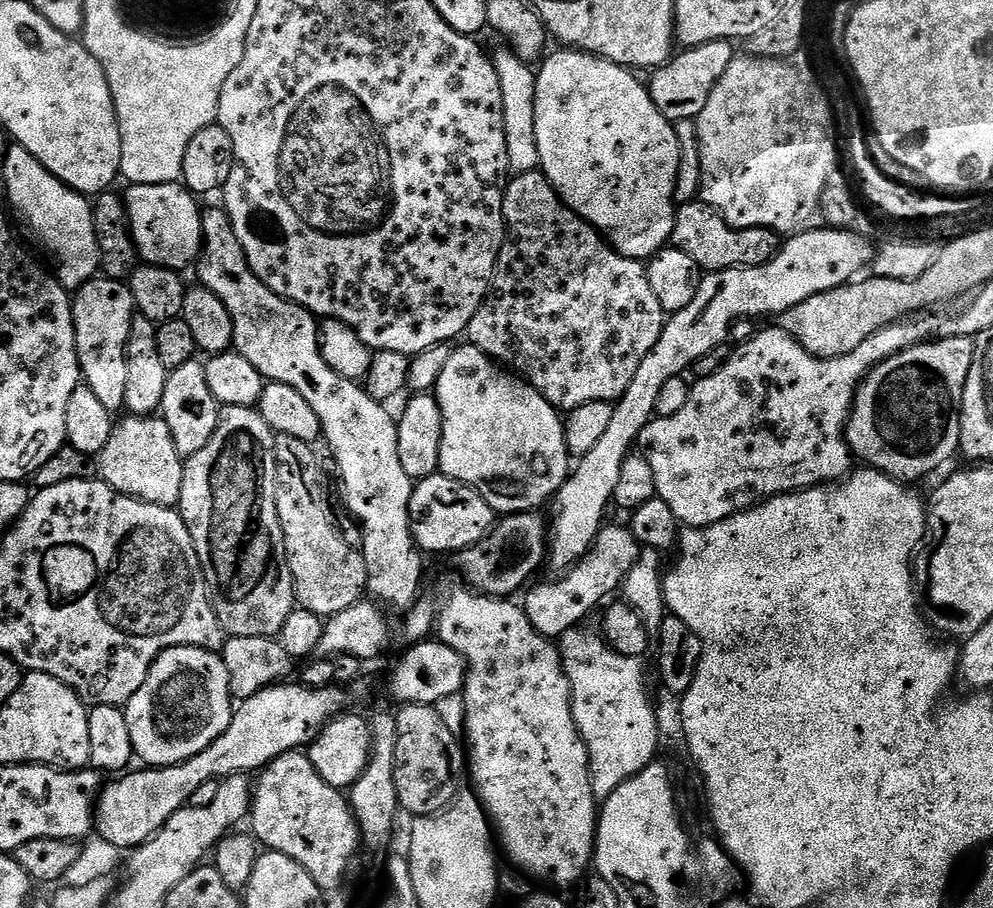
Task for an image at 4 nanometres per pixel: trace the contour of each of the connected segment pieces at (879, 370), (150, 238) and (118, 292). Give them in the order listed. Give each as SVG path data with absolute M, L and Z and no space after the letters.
M945 336L912 347L886 358L865 376L856 391L856 401L848 416L844 439L857 461L867 467L885 472L901 482L920 480L936 472L948 459L960 451L960 411L966 390L966 378L970 374L970 362L974 362L976 342L970 336Z
M177 182L174 184L134 184L131 185L127 189L128 193L123 193L122 199L124 201L124 208L128 212L128 231L132 234L132 242L136 246L136 254L137 257L143 263L153 264L154 266L162 266L163 268L175 268L177 270L185 270L184 268L188 268L197 263L200 258L200 250L202 247L202 237L204 231L202 230L202 222L200 221L200 217L202 215L202 208L199 208L197 197L193 196L191 192L188 191L187 188L184 187L183 183Z
M97 278L75 289L72 317L80 375L83 383L102 401L102 406L114 414L119 413L126 402L126 350L135 315L136 303L125 281Z

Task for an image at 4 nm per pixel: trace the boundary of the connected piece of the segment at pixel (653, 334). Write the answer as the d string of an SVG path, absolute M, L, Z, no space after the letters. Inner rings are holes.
M539 171L527 172L521 176L513 175L507 181L504 189L504 222L506 225L504 245L496 263L496 272L492 276L490 291L484 297L484 304L468 323L466 340L467 343L473 344L478 350L486 353L497 364L527 380L534 386L534 390L538 390L538 394L542 394L542 398L546 398L546 402L550 402L557 410L570 413L578 406L586 406L586 402L615 402L622 394L626 394L630 382L634 382L634 374L638 374L638 366L642 366L642 358L646 358L646 354L650 354L654 350L658 338L662 338L666 313L662 310L658 298L654 295L654 290L650 287L647 267L641 261L631 260L616 251L597 232L596 227L586 223L563 200L551 198L552 200L543 204L543 200L548 196L548 187L548 180Z

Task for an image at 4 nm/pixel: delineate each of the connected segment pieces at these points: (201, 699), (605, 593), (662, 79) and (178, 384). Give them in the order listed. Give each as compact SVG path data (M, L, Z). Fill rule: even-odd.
M167 648L150 666L146 682L130 698L124 708L126 726L130 726L130 742L137 761L149 768L165 768L186 762L194 754L202 754L214 738L218 738L230 726L234 711L234 697L230 690L230 678L226 674L226 662L220 652L208 652L205 648Z
M605 525L601 528L590 551L579 561L579 563L567 569L556 582L548 582L534 587L528 594L526 602L522 607L530 618L531 625L536 632L540 632L551 640L559 639L566 630L579 627L583 620L600 602L604 601L613 591L616 592L624 583L625 578L632 570L634 564L639 560L642 546L634 538L629 527Z
M715 40L709 44L699 44L697 48L684 48L681 51L681 56L680 53L673 55L668 63L655 69L651 73L652 81L647 81L646 87L654 106L658 106L658 114L662 114L666 119L673 122L695 121L696 117L700 116L702 110L706 107L706 102L710 98L714 86L718 86L718 78L722 78L722 74L726 74L726 66L730 66L734 55L732 48L734 48L734 44L730 40Z
M199 359L171 369L166 382L166 394L162 394L159 415L170 426L170 438L174 438L174 450L178 450L181 458L198 454L206 442L214 438L214 430L218 430L221 405L210 394L210 382L206 382L206 370Z

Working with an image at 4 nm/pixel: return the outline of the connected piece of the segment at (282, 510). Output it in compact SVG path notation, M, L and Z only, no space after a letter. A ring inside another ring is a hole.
M277 435L276 505L297 605L327 618L365 599L368 575L363 551L349 546L336 526L337 513L324 493L316 450L298 438Z

